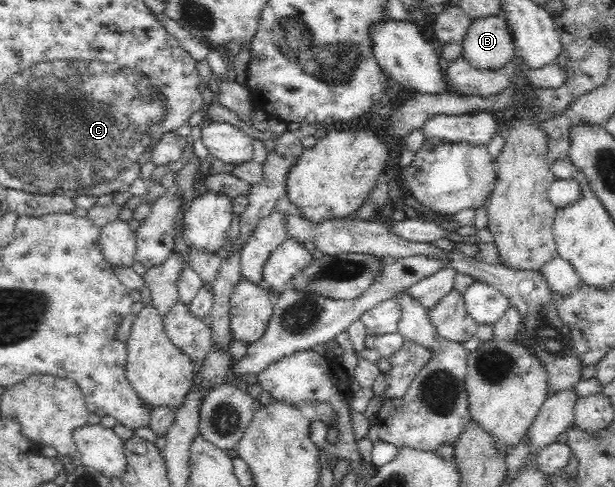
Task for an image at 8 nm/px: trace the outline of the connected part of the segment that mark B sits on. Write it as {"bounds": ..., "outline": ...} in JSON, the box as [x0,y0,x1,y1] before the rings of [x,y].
{"bounds":[463,16,517,71],"outline":[[[499,16],[475,19],[463,39],[463,57],[481,71],[498,71],[517,55],[506,20]]]}

